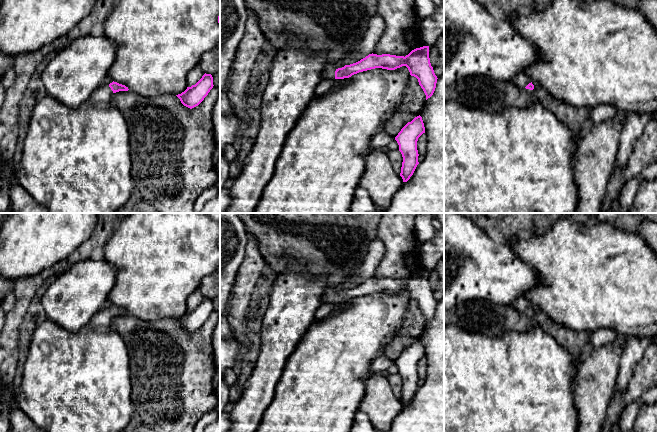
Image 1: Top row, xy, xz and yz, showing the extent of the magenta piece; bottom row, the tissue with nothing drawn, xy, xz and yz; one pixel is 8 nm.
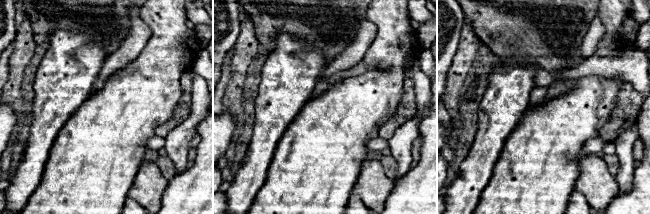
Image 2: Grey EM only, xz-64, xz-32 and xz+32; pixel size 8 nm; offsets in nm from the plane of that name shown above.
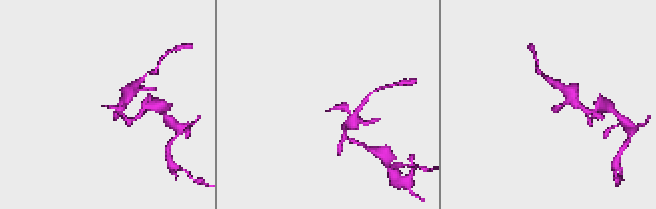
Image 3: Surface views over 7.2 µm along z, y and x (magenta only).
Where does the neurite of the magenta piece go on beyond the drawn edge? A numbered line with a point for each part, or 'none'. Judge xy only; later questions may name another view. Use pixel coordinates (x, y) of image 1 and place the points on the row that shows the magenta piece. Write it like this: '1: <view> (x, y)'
1: xy (78, 160)

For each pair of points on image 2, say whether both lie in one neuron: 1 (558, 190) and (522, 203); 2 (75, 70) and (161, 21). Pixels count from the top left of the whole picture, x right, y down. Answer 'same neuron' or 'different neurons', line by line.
1: same neuron
2: different neurons

